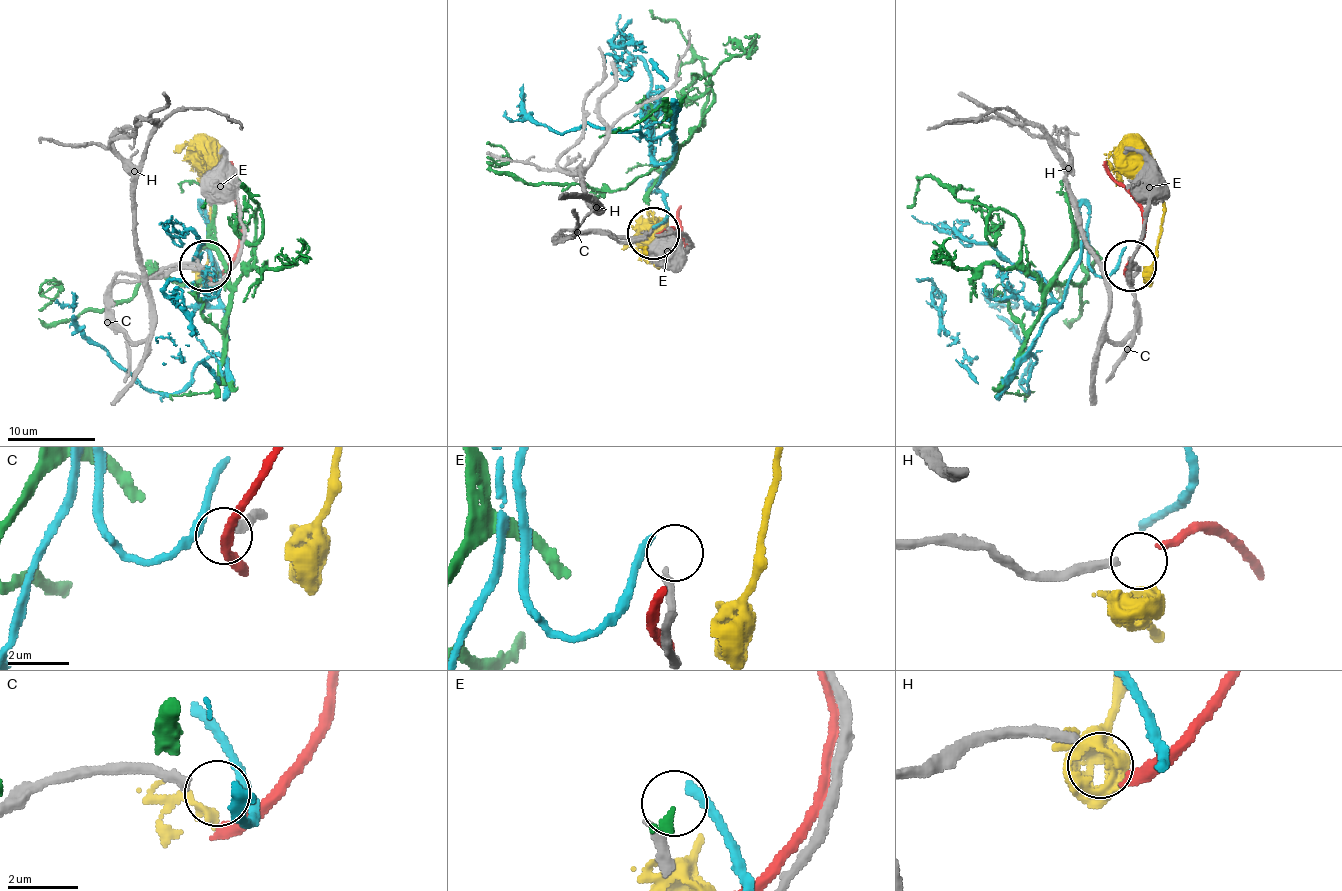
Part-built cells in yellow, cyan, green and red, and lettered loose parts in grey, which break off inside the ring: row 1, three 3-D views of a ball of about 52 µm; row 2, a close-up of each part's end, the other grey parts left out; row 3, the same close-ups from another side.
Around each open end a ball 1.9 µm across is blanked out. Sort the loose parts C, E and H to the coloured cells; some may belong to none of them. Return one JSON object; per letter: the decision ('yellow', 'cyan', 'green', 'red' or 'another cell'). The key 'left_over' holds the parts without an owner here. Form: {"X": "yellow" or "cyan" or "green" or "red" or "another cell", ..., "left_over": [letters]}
{"C": "another cell", "E": "cyan", "H": "red", "left_over": ["C"]}

